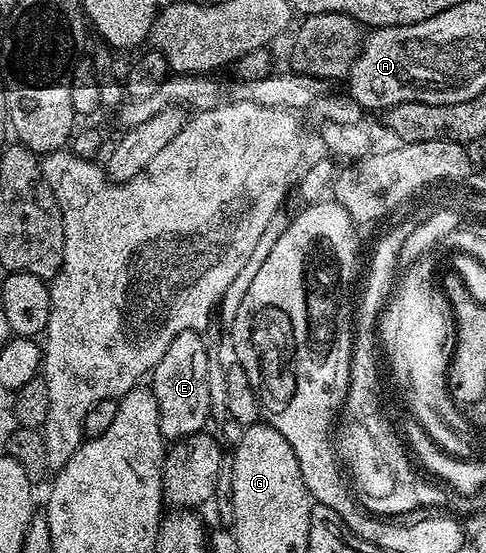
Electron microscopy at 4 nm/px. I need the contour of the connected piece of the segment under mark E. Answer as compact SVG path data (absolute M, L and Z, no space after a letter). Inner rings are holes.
M184 330L171 340L171 348L163 352L163 360L153 369L151 389L159 404L159 428L166 440L200 434L211 418L211 392L209 391L210 347L205 347L202 335L195 330Z

